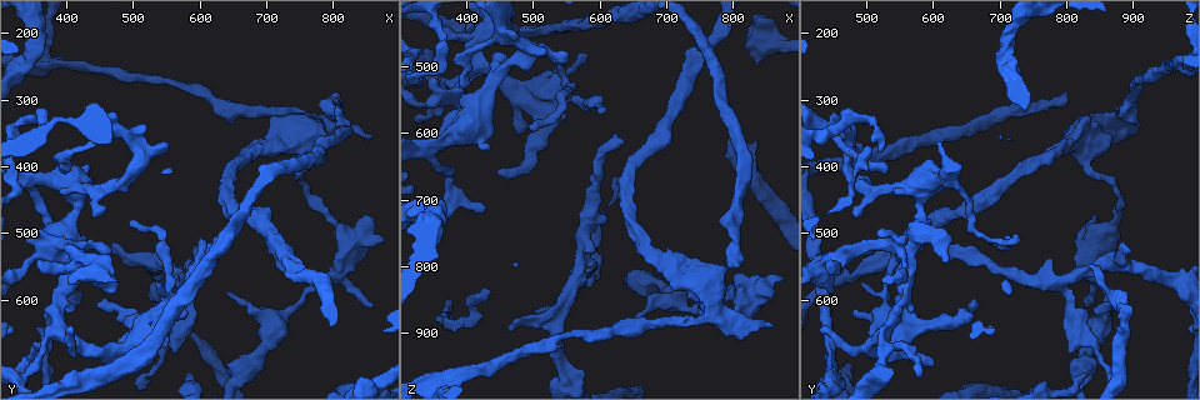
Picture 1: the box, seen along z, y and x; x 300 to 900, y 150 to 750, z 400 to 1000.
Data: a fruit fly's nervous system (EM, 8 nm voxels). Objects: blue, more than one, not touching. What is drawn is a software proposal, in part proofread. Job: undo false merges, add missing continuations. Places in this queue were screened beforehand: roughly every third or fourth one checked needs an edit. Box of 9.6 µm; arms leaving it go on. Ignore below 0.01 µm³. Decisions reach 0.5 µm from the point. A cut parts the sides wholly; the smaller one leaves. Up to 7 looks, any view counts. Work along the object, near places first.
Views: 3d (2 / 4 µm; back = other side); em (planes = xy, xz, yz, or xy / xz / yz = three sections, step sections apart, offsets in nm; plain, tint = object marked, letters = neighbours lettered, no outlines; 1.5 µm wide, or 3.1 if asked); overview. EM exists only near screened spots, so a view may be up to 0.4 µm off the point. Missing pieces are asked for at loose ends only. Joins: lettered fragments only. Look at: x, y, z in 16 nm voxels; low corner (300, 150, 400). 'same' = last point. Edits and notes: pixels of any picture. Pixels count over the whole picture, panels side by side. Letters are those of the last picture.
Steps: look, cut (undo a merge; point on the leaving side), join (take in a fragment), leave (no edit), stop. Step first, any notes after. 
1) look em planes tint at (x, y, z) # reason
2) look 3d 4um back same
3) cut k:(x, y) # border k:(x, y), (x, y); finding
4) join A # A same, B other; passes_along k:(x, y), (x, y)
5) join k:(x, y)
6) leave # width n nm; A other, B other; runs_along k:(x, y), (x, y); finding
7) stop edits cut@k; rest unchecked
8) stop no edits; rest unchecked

look em planes letters at (435, 545, 835)

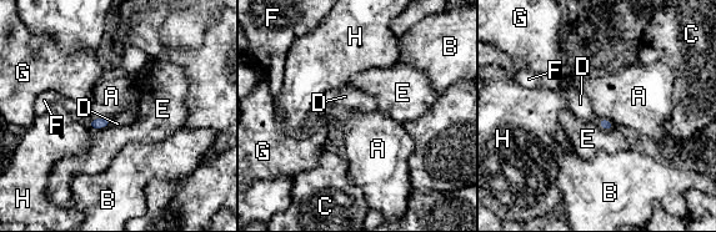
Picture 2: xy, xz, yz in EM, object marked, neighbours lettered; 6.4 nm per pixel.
join 2:(129, 115) # A other, B other, C other, D same, E other, F other, G other, H other; the neuron continues

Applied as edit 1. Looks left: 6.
look overview

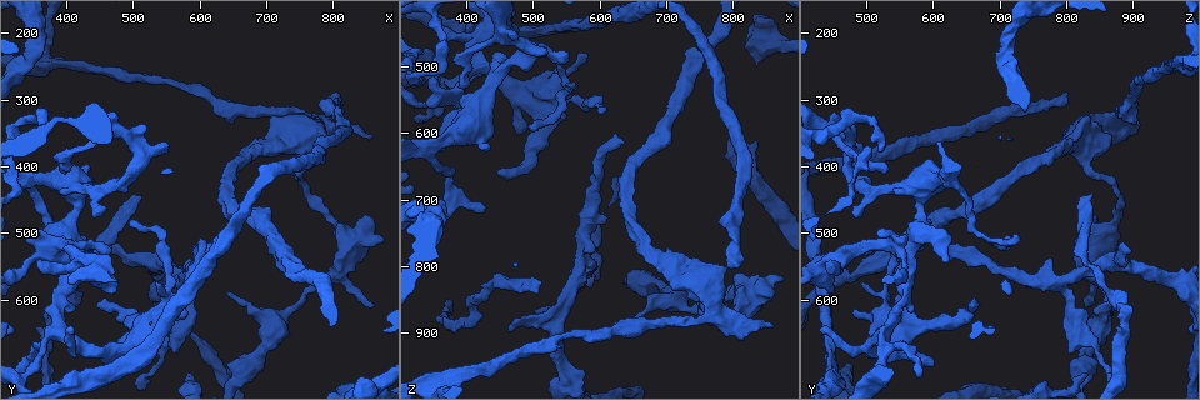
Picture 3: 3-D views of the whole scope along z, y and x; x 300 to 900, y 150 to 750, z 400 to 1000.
look 3d 4um at (505, 445, 840) # long arm stops here

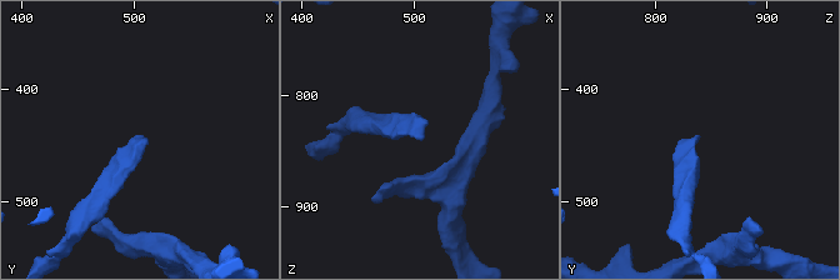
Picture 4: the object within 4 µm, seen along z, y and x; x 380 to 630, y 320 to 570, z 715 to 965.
look em planes letters at (502, 442, 838) # need the tissue

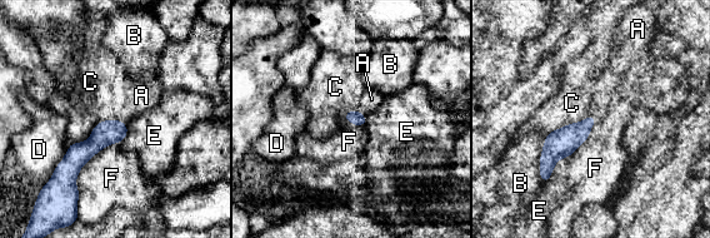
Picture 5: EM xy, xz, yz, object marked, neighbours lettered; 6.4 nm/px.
join 5:(141, 95) # A same, B other, C other, D other, E other, F other; the neuron continues

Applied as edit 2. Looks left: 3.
look overview # redraw

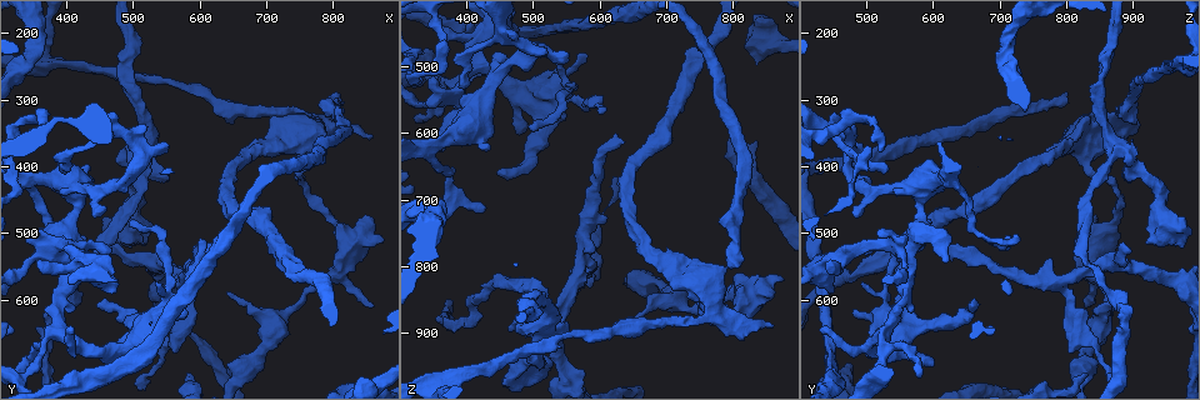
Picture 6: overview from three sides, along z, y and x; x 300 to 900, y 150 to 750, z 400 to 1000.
look em yz step 8 letters at (805, 290, 805) # free end

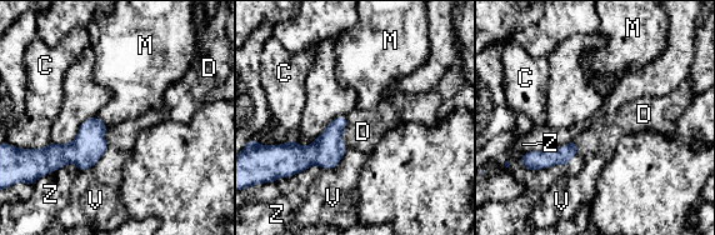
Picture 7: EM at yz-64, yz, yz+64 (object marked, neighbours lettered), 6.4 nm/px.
join 7:(363, 131) # C other, D same, M other, V other, Z other; the neuron continues

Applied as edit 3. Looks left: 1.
stop edits join@2, join@5, join@7; rest unchecked

